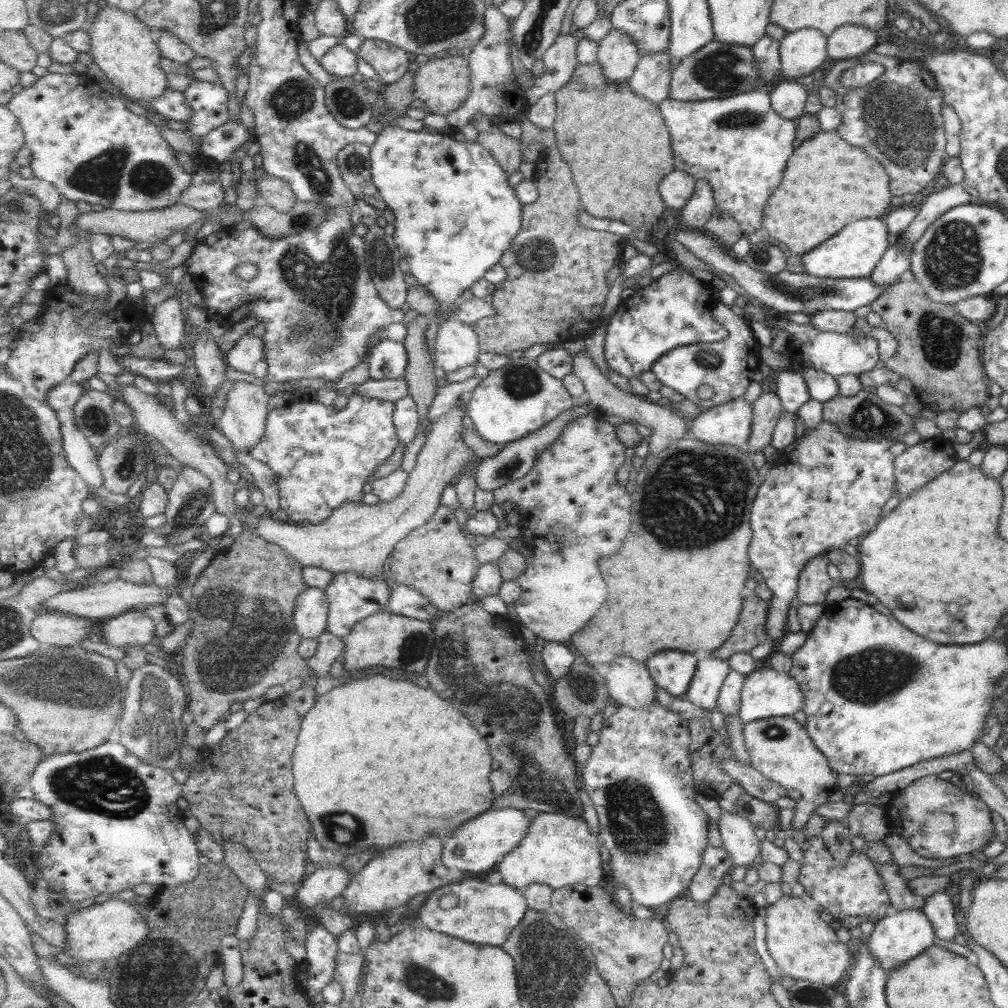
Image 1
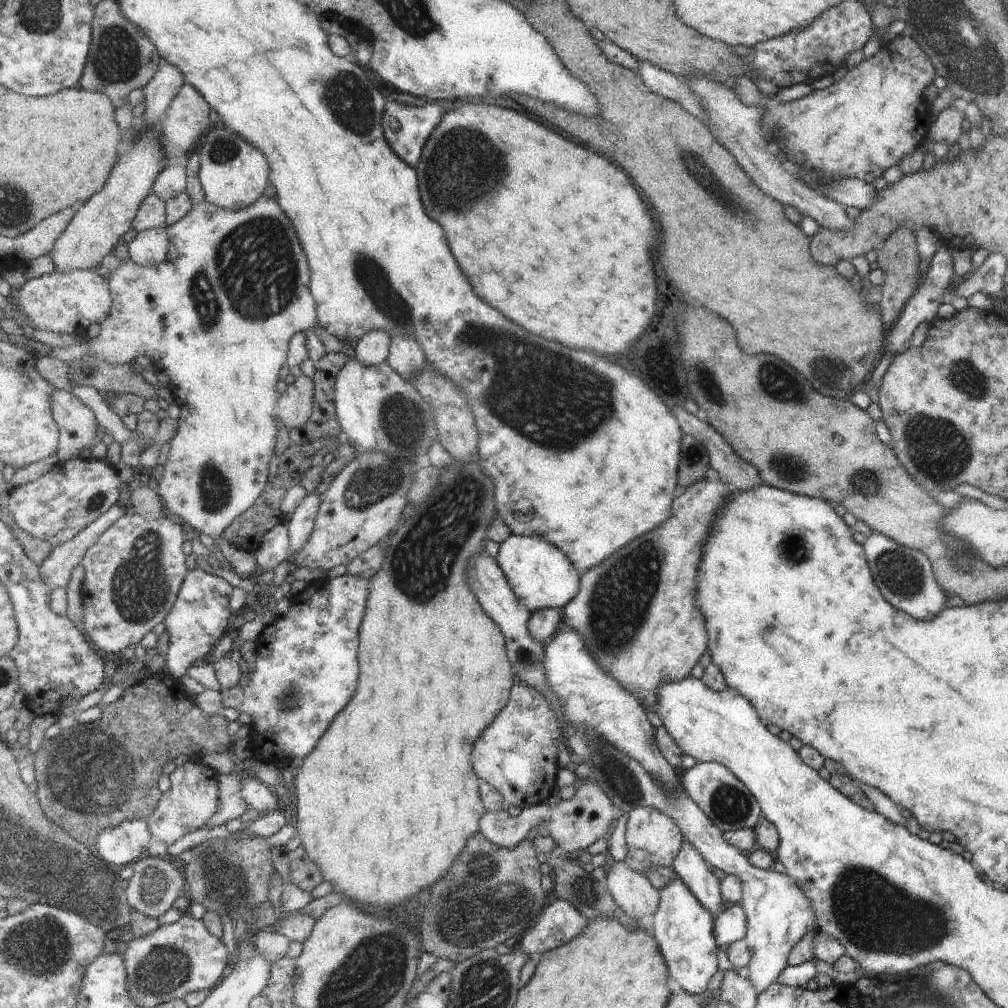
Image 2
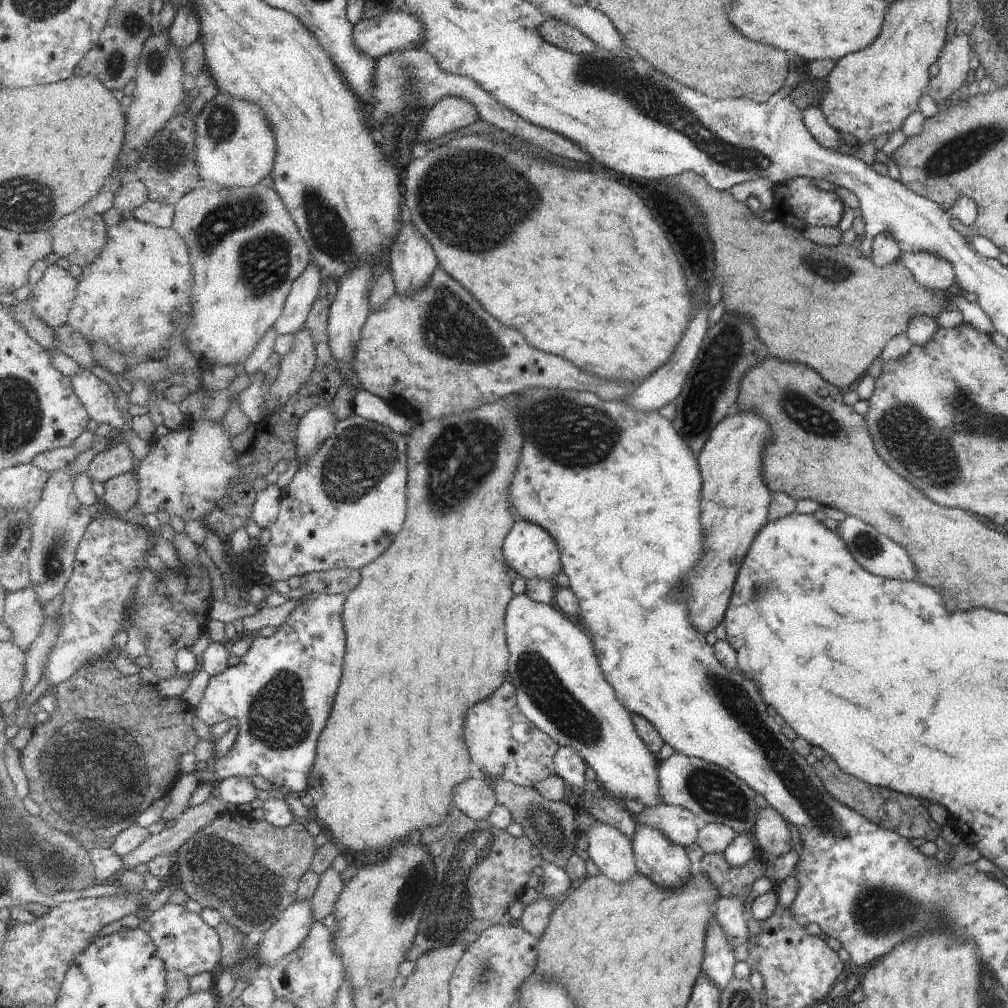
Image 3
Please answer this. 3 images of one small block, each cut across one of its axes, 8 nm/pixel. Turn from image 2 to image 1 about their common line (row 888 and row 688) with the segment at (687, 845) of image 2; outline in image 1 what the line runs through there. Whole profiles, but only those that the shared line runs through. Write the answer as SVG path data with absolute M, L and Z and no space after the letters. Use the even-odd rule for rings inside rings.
M710 655L698 656L697 670L686 698L693 701L695 706L709 711L715 706L720 686L729 671L723 659Z

